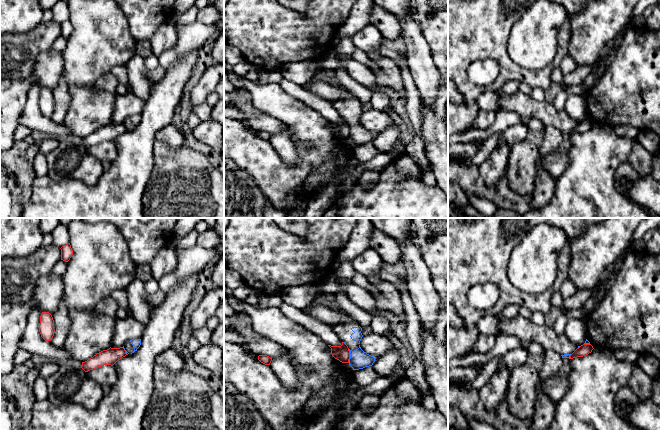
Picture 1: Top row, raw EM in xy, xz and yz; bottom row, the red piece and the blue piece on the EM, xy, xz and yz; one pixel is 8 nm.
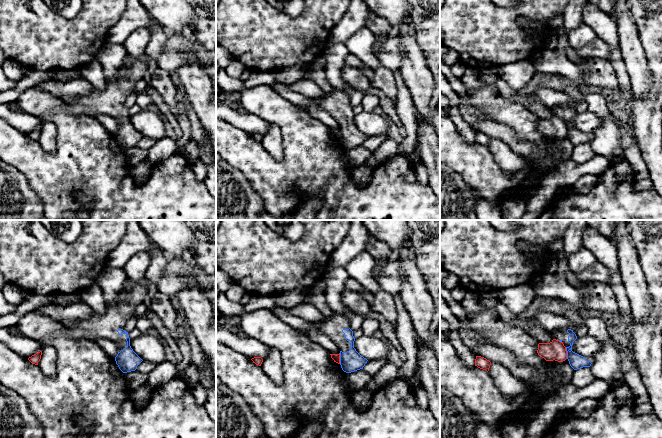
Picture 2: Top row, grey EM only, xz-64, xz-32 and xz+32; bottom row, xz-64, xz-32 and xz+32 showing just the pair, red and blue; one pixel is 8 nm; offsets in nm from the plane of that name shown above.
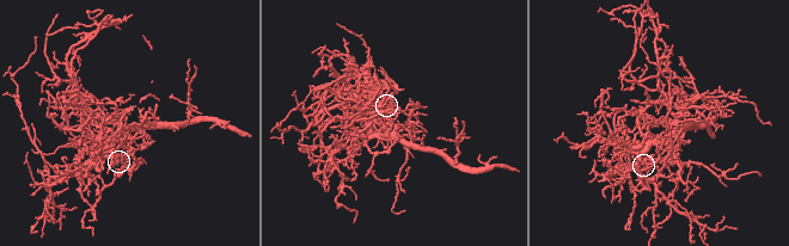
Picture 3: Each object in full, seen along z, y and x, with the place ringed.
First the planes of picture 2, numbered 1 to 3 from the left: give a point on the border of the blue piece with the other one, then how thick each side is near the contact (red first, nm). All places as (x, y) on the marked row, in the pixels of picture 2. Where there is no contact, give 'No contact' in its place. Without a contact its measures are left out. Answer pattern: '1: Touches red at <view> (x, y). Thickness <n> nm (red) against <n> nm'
1: No contact
2: Touches red at xz-32 (339, 358). Thickness 60 nm (red) against 170 nm
3: Touches red at xz+32 (566, 353). Thickness 160 nm (red) against 120 nm

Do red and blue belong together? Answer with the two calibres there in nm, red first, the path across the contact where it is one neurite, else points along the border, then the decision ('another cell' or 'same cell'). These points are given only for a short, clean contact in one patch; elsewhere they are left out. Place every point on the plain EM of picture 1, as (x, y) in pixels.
calibres 120 and 150 nm; border xz (348, 125), (349, 138); another cell

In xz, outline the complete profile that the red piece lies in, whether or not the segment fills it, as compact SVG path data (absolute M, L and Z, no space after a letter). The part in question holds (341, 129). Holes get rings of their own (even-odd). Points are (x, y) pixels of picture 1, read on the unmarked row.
M342 118L341 122L328 122L331 124L331 130L335 135L342 139L349 139L350 127L346 119Z

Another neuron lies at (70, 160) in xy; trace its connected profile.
M61 140L59 146L46 155L48 176L52 180L78 180L94 186L104 173L102 162L81 143Z

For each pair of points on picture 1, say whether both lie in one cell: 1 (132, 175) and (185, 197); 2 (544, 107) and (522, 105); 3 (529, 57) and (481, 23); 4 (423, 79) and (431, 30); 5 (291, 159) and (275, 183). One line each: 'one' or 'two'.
1: two
2: one
3: two
4: two
5: two

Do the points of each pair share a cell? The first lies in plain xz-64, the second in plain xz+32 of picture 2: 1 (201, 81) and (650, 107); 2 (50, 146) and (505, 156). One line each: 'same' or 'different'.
1: different
2: same

